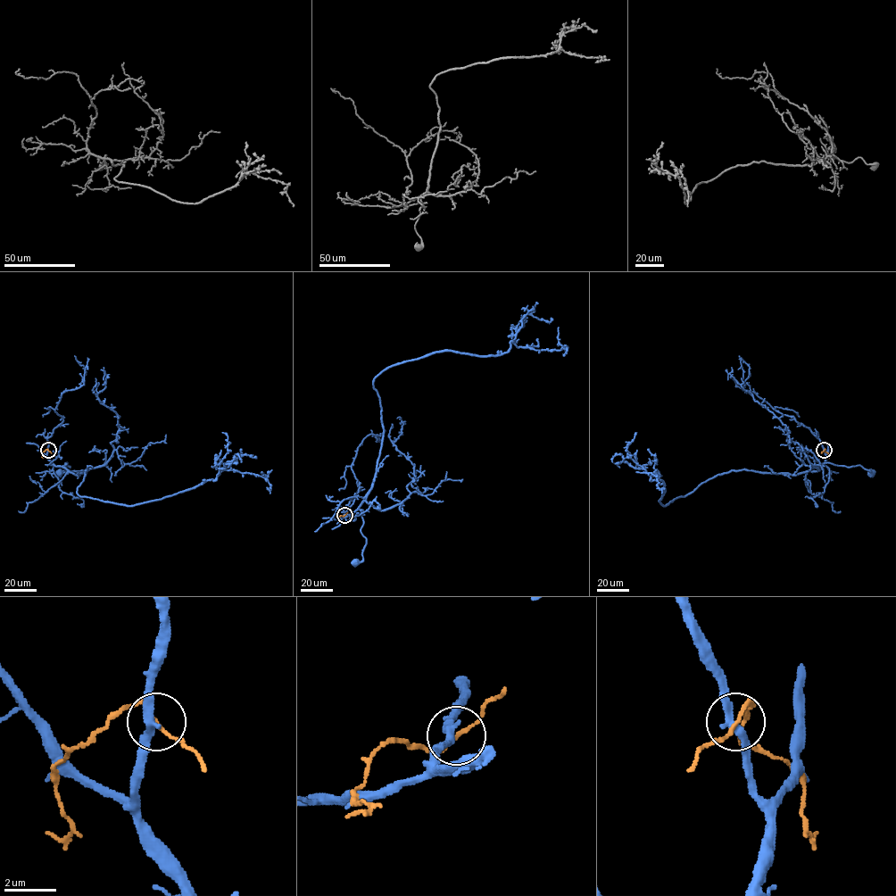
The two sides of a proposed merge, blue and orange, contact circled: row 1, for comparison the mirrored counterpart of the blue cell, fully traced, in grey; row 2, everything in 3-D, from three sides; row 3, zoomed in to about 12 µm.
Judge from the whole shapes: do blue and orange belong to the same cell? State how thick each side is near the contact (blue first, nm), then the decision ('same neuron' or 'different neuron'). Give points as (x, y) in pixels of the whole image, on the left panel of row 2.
320 nm thick on the blue side, 110 nm on the other; different neuron

